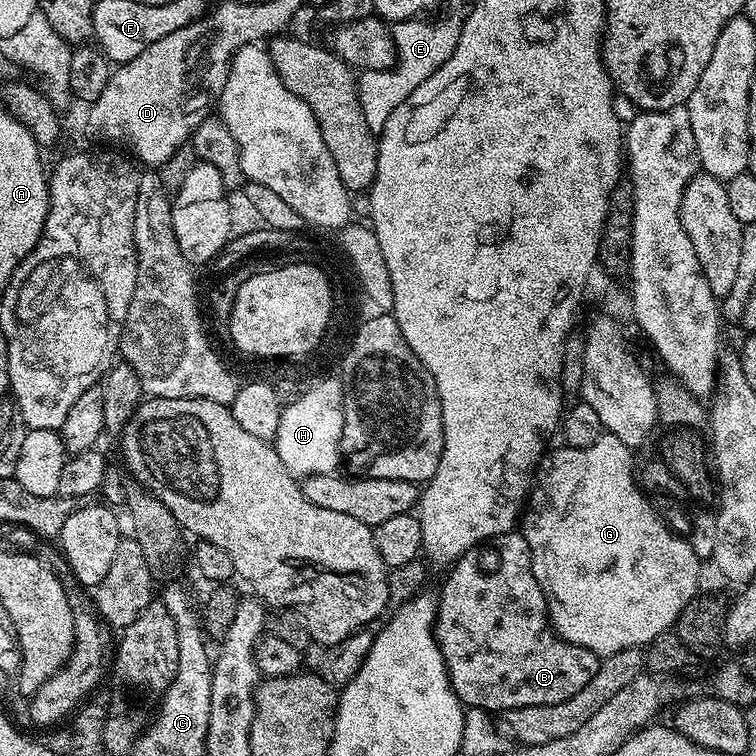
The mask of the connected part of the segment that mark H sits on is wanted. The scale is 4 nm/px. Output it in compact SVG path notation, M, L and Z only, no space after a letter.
M336 382L320 383L320 387L302 394L296 402L282 408L274 447L286 470L297 478L314 474L335 473L341 463L340 439L344 425L344 405L340 402Z

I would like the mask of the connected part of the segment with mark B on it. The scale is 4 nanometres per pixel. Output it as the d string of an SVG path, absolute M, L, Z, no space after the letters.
M476 547L451 565L452 573L445 578L444 589L439 589L438 592L434 629L436 645L448 668L448 681L452 683L460 703L469 708L483 708L489 714L500 714L510 708L546 706L566 702L566 698L574 698L574 694L578 694L578 690L582 690L582 686L586 686L586 682L594 678L601 657L589 648L574 646L556 635L548 619L548 600L543 588L514 592L516 598L512 598L512 604L506 600L498 600L502 590L496 590L494 580L486 580L482 578L482 574L478 574L478 570L474 570L474 556Z

